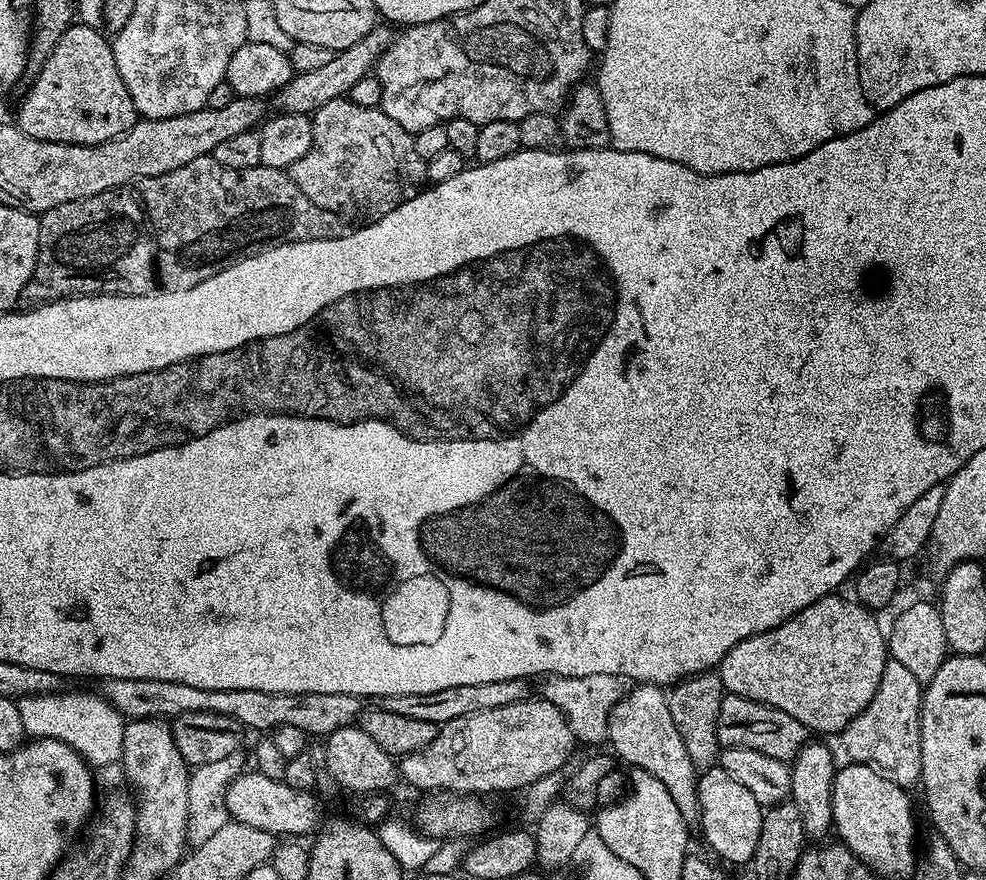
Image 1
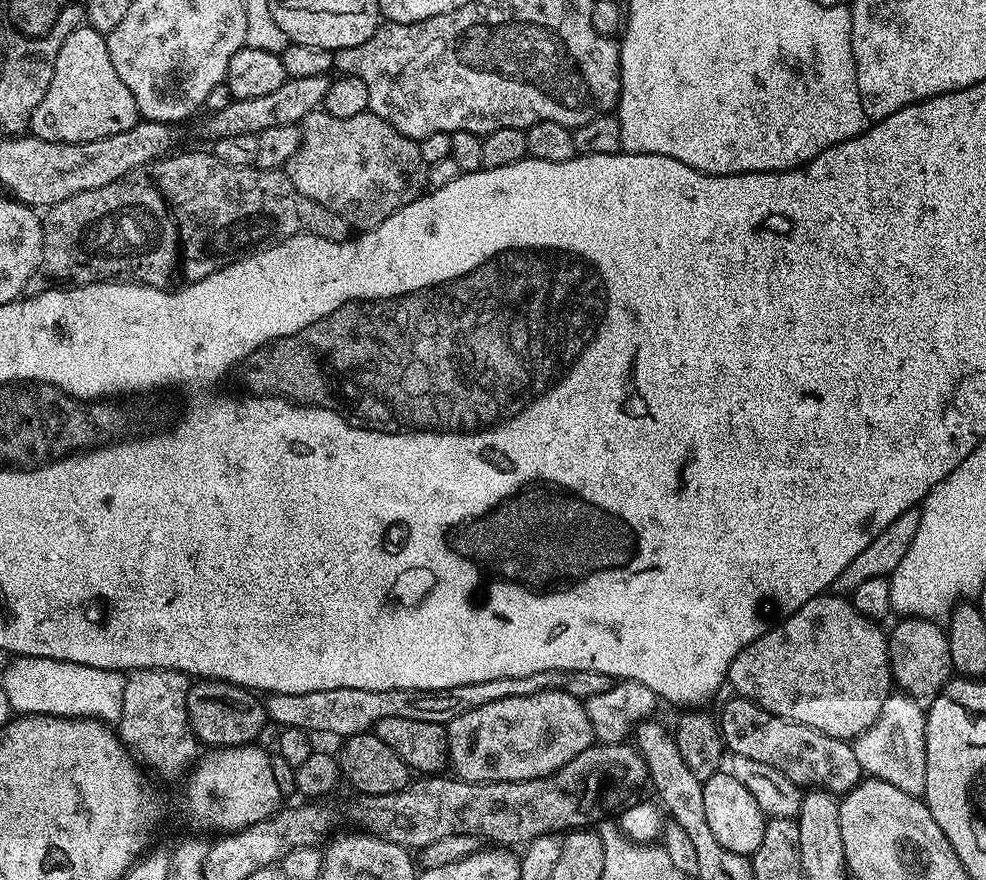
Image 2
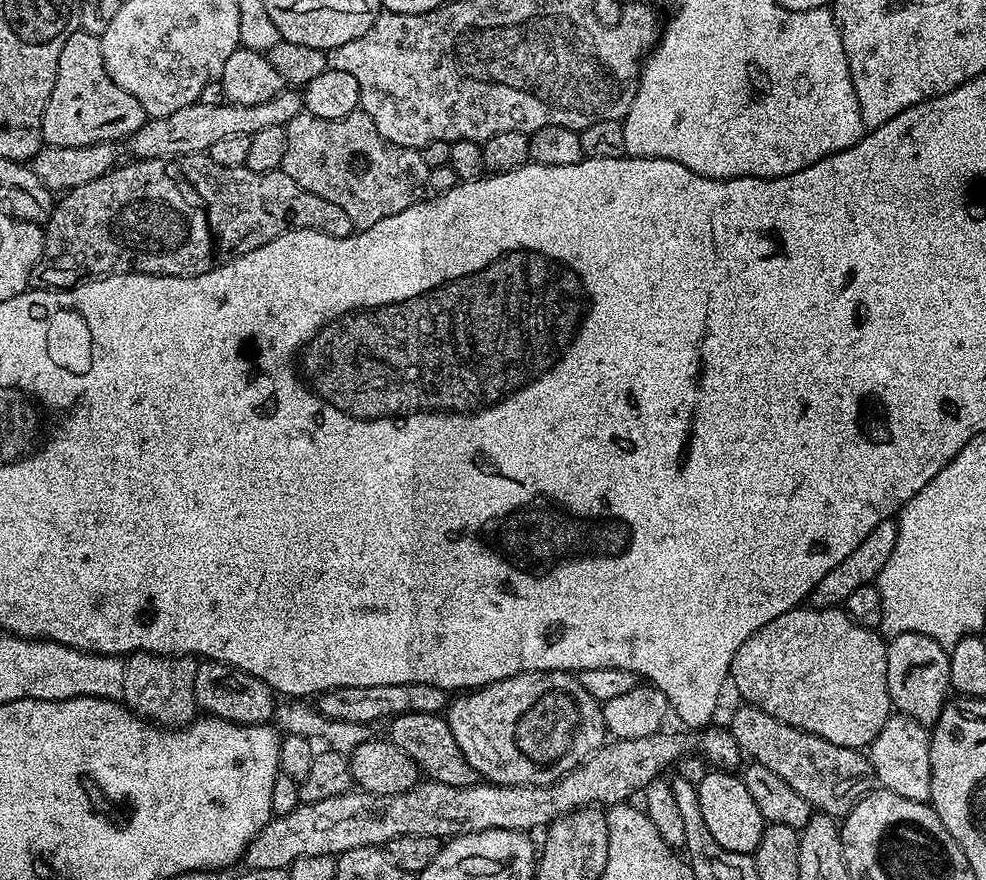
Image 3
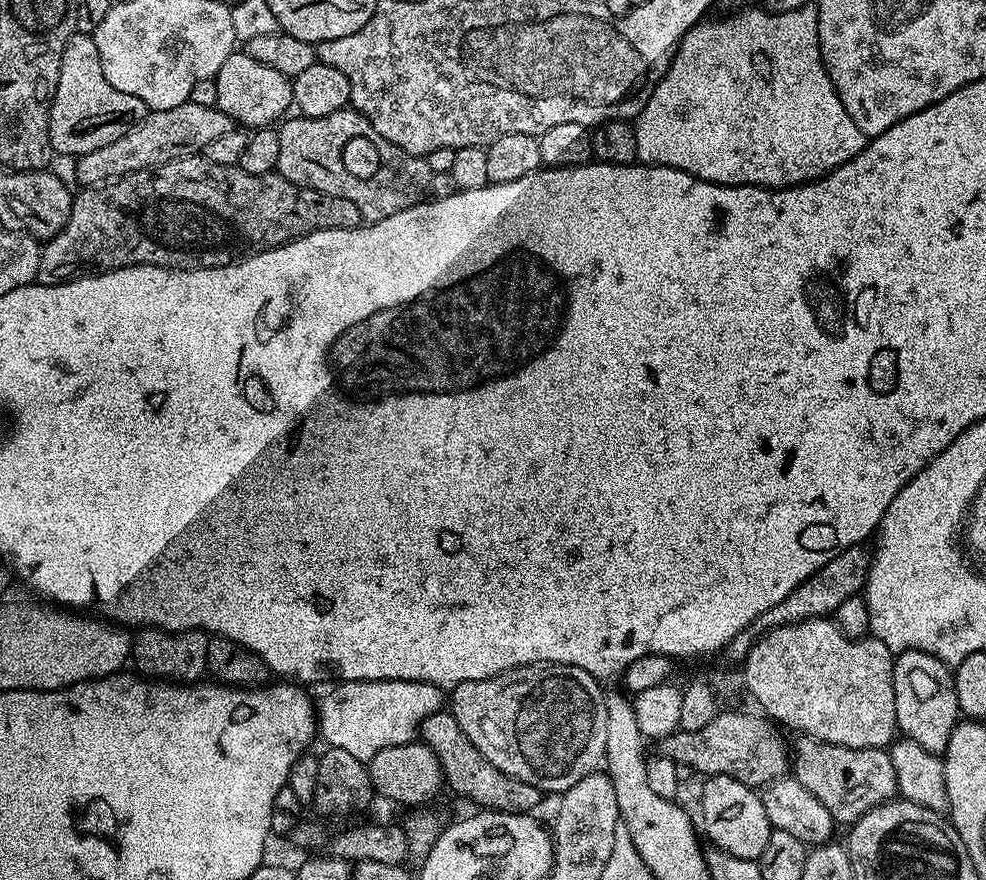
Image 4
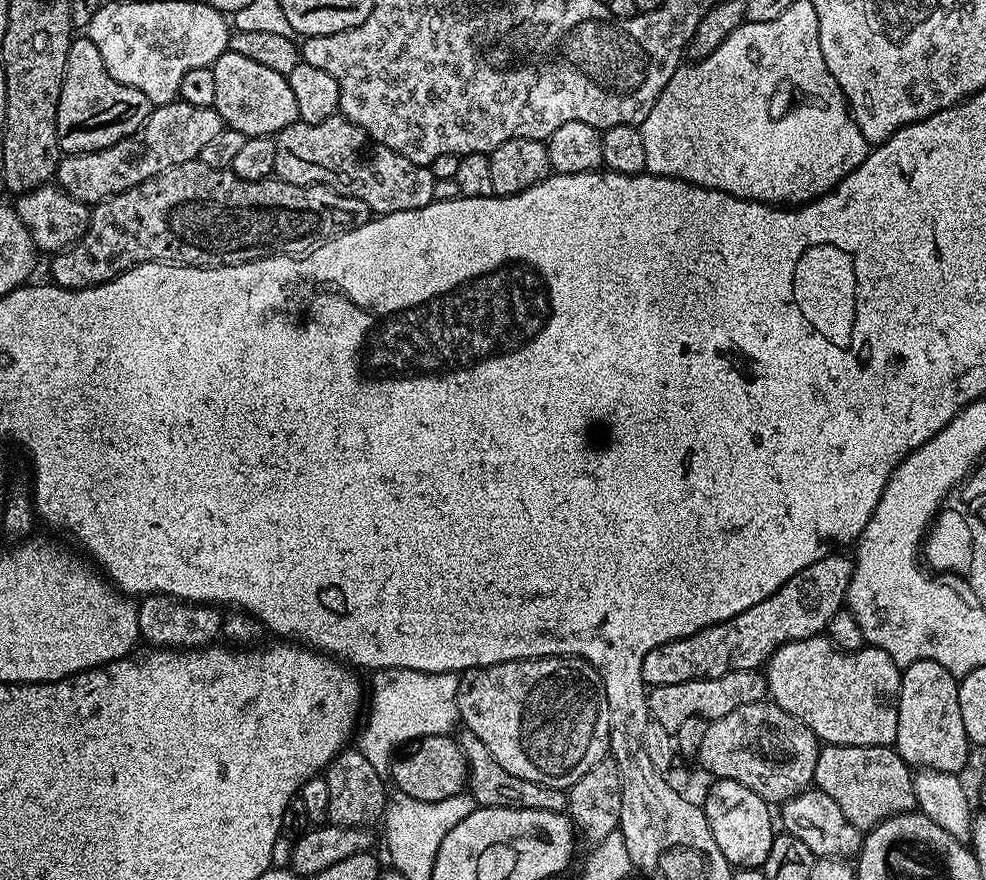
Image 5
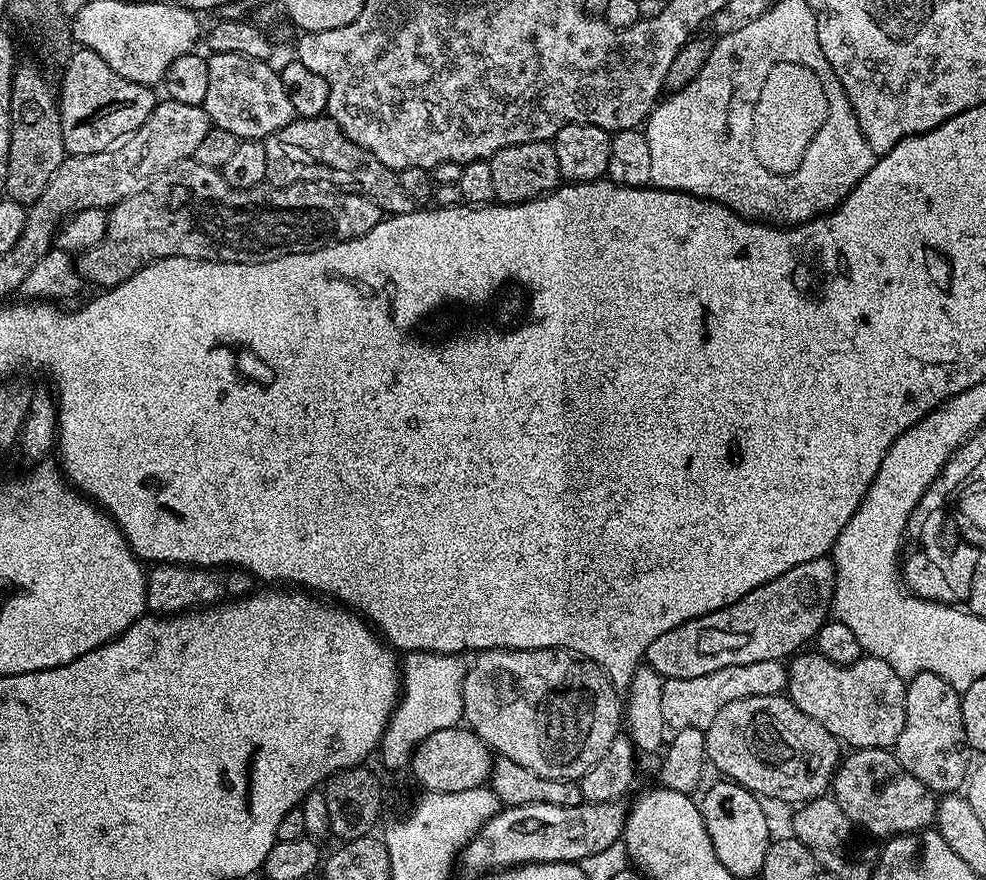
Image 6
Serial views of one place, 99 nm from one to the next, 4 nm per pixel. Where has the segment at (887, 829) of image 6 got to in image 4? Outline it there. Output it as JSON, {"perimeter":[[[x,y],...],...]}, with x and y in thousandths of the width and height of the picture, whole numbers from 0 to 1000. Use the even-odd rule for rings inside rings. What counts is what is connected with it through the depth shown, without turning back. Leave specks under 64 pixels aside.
{"perimeter":[[[812,835],[801,859],[801,873],[807,886],[842,920],[852,939],[863,939],[874,925],[891,914],[900,914],[910,903],[909,881],[904,853],[896,850],[859,850]]]}

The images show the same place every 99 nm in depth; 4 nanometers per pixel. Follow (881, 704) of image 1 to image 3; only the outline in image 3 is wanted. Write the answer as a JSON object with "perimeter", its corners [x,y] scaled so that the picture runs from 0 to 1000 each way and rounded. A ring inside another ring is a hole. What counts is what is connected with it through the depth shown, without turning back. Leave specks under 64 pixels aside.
{"perimeter":[[[902,814],[878,858],[884,865],[884,878],[896,899],[915,902],[915,907],[923,907],[923,911],[940,914],[944,910],[943,832],[938,824],[932,823],[925,814]]]}

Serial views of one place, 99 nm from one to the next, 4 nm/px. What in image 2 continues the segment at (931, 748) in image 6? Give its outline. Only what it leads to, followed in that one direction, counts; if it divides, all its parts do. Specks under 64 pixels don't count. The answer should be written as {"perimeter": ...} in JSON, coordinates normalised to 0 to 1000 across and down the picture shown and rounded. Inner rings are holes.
{"perimeter":[[[930,700],[913,702],[908,707],[910,709],[905,718],[903,714],[900,719],[901,747],[908,781],[918,791],[930,795],[934,802],[940,802],[968,768],[960,717],[950,706]]]}

